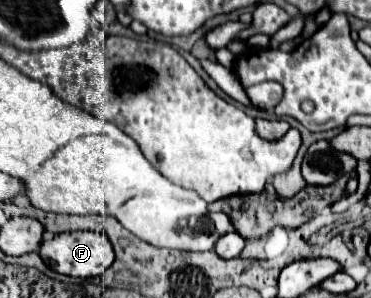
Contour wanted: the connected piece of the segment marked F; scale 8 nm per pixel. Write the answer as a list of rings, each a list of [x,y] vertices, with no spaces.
[[[93,231],[61,233],[61,235],[45,241],[39,255],[53,271],[57,271],[61,275],[69,275],[69,277],[83,277],[83,279],[105,273],[115,261],[115,253],[113,253],[113,247],[111,247],[111,241],[107,239],[107,235],[99,235]]]

